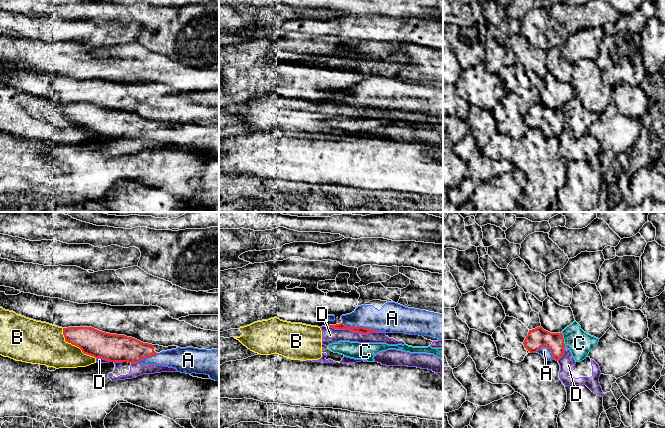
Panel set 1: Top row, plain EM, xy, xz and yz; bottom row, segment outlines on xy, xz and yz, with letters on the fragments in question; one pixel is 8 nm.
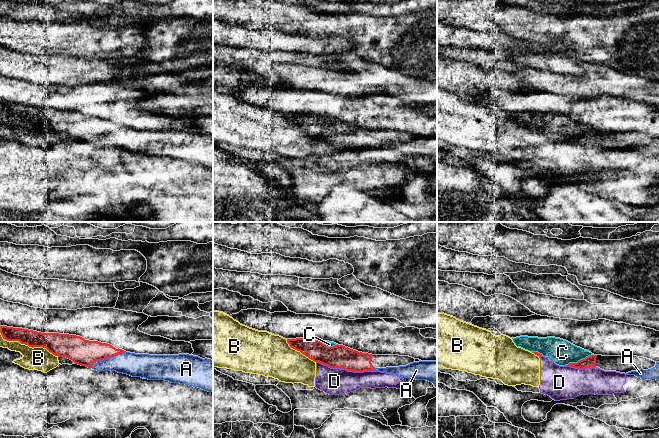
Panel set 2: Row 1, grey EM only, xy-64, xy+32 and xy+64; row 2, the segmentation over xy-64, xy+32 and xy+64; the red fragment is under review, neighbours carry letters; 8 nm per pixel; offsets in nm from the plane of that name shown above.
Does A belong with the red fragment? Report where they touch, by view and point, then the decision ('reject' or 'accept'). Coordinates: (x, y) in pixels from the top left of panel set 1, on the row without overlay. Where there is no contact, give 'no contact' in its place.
xz (361, 103) | accept

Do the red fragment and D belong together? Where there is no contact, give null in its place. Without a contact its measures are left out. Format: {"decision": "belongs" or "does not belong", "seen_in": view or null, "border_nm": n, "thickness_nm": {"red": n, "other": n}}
{"decision": "does not belong", "seen_in": "xz", "border_nm": 420, "thickness_nm": {"red": 50, "other": 130}}

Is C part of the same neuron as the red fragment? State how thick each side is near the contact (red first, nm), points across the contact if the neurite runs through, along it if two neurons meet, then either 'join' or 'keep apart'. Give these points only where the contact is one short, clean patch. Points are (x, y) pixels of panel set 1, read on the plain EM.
160/200 nm | keep apart

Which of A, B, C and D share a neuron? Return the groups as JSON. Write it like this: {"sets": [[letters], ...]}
{"sets": [["A"], ["B", "D"], ["C"]]}

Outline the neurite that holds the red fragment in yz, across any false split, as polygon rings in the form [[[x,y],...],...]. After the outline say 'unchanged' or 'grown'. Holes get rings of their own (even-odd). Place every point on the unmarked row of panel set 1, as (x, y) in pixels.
[[[541,102],[529,106],[524,123],[530,129],[539,129],[546,137],[558,137],[564,130],[564,114],[562,109],[550,109]]] | grown

